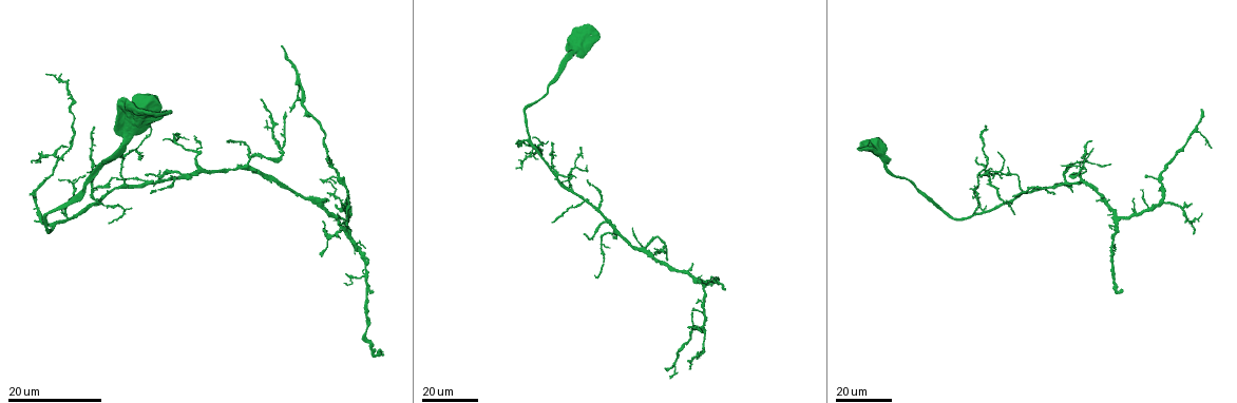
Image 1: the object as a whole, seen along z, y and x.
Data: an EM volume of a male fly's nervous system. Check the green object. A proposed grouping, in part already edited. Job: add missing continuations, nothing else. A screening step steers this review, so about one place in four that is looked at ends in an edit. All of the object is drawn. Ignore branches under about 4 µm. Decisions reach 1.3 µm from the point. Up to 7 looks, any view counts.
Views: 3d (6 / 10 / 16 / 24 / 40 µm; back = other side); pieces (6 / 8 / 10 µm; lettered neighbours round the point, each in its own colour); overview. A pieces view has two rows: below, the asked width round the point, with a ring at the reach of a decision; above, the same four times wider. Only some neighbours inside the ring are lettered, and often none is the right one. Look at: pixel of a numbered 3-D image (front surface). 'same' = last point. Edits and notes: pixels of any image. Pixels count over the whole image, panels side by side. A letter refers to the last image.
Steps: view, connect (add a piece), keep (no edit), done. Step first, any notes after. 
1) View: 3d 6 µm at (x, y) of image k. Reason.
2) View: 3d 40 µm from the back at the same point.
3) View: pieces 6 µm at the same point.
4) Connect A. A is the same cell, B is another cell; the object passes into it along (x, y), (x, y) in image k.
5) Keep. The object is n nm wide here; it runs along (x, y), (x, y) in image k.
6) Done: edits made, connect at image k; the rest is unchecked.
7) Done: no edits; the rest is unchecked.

View: 3d 16 µm at (336, 207) of image 1. An open end.

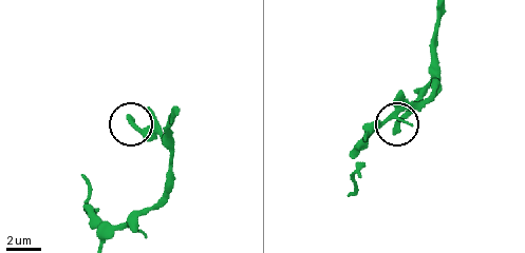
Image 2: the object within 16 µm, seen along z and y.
View: pieces 8 µm at (397, 131) of image 2.

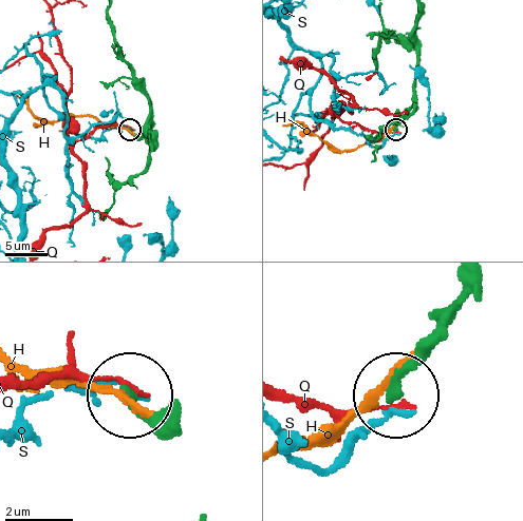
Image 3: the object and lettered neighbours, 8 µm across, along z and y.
Connect H. H is the same cell, Q and S are other cells; the object passes into it along (165, 423), (20, 363) in image 3; it goes on there.

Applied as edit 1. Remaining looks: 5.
View: overview.

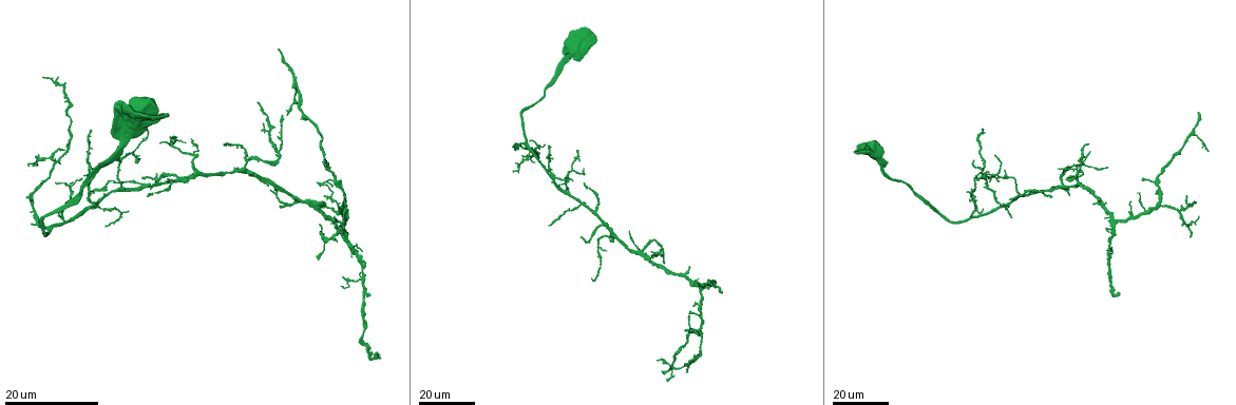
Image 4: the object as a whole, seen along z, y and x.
View: 3d 16 µm at (1198, 112) of image 4. Branch stops here.

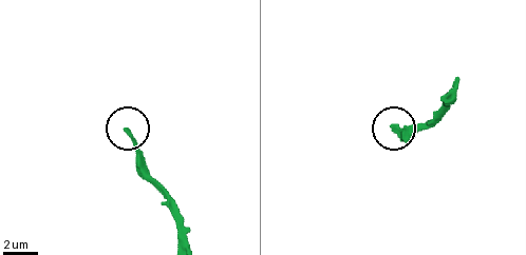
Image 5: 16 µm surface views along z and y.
View: pieces 10 µm at (124, 129) of image 5. See the neighbours.

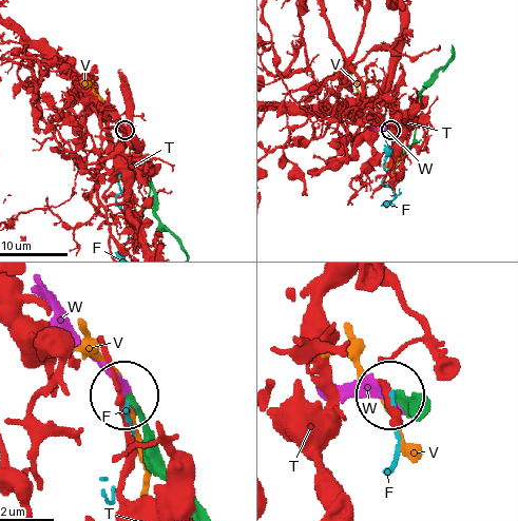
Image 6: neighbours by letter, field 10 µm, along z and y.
Connect W. The object is 230 nm wide here; W is the same cell, F, T and V are other cells; it goes on there.

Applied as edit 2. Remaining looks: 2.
View: 3d 16 µm at (323, 160) of image 4. Branch stops here.

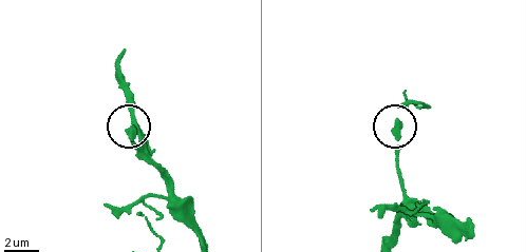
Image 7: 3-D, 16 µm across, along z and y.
View: pieces 6 µm at (133, 129) of image 7. What lies round it.

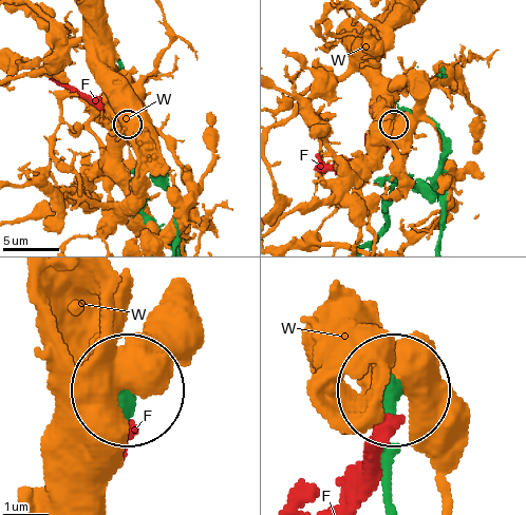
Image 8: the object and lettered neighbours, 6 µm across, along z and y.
Keep. F and W are other cells; it runs along (388, 498), (392, 388) in image 8; no lettered piece goes on from it.

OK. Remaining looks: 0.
Done: edits made, connect at image 3, connect at image 6; the rest is unchecked.

